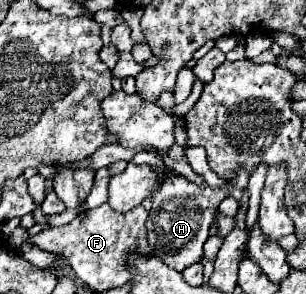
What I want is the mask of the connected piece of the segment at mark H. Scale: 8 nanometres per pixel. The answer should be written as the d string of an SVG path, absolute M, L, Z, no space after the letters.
M170 174L170 178L162 178L160 188L152 192L152 210L146 222L148 244L152 246L154 256L178 272L182 272L194 262L200 262L202 246L210 236L214 214L218 212L220 202L228 196L230 192L226 188L198 186L178 174Z

